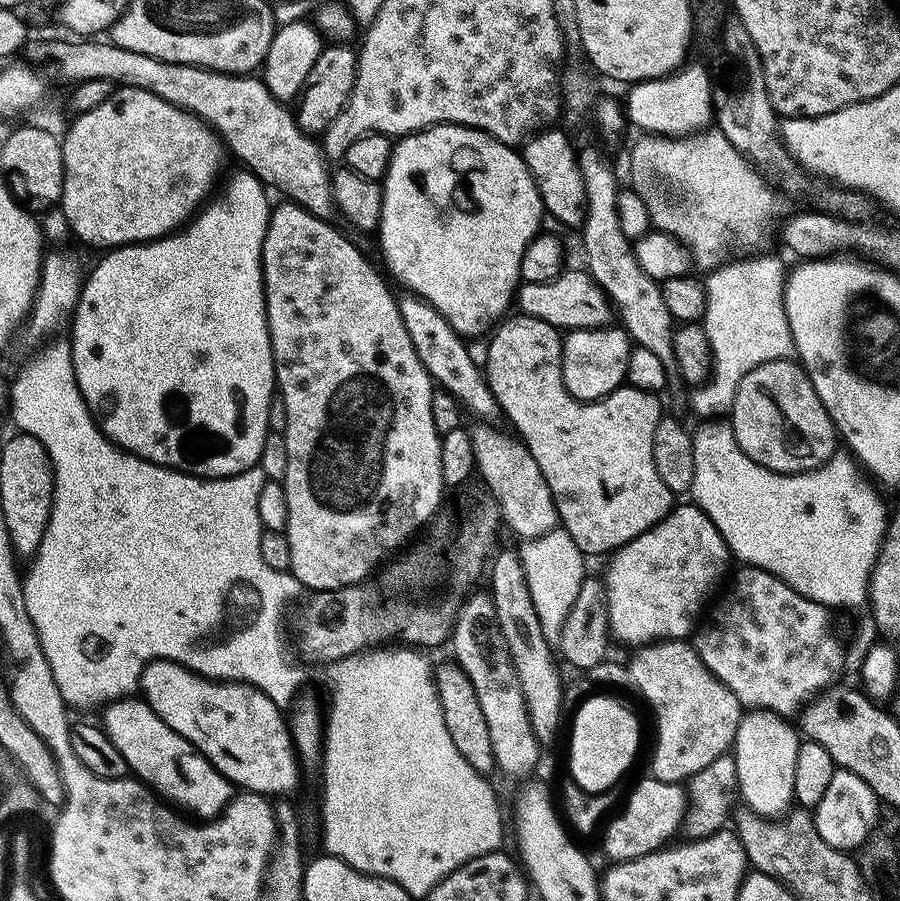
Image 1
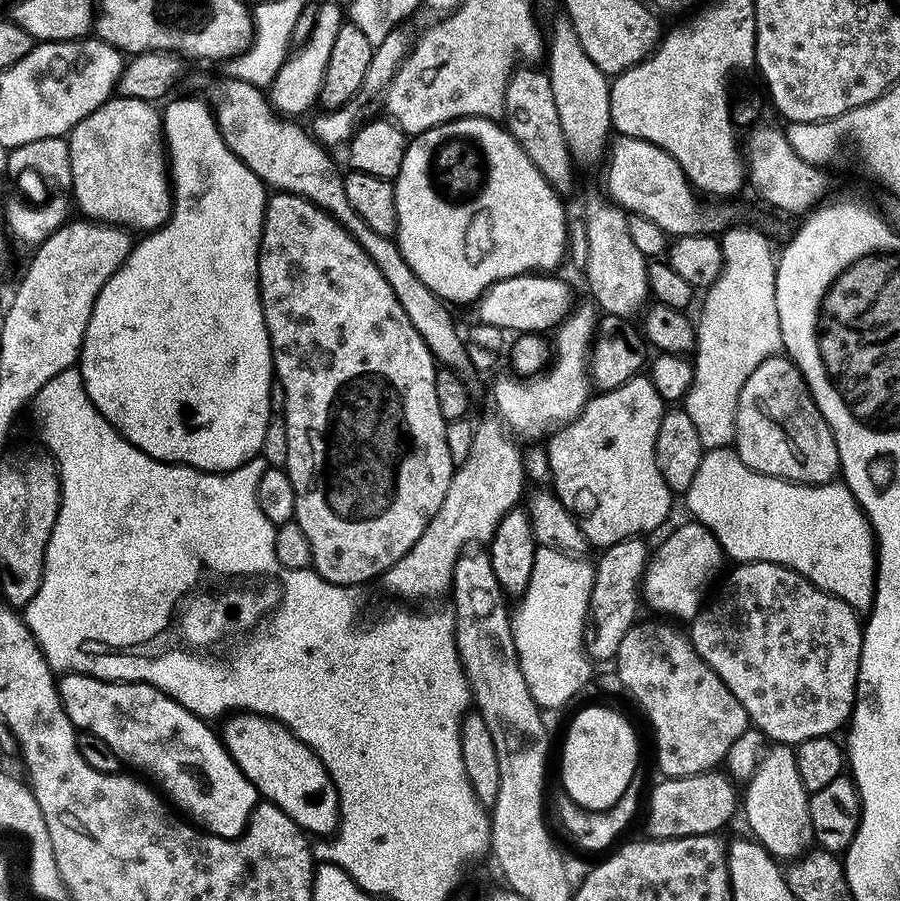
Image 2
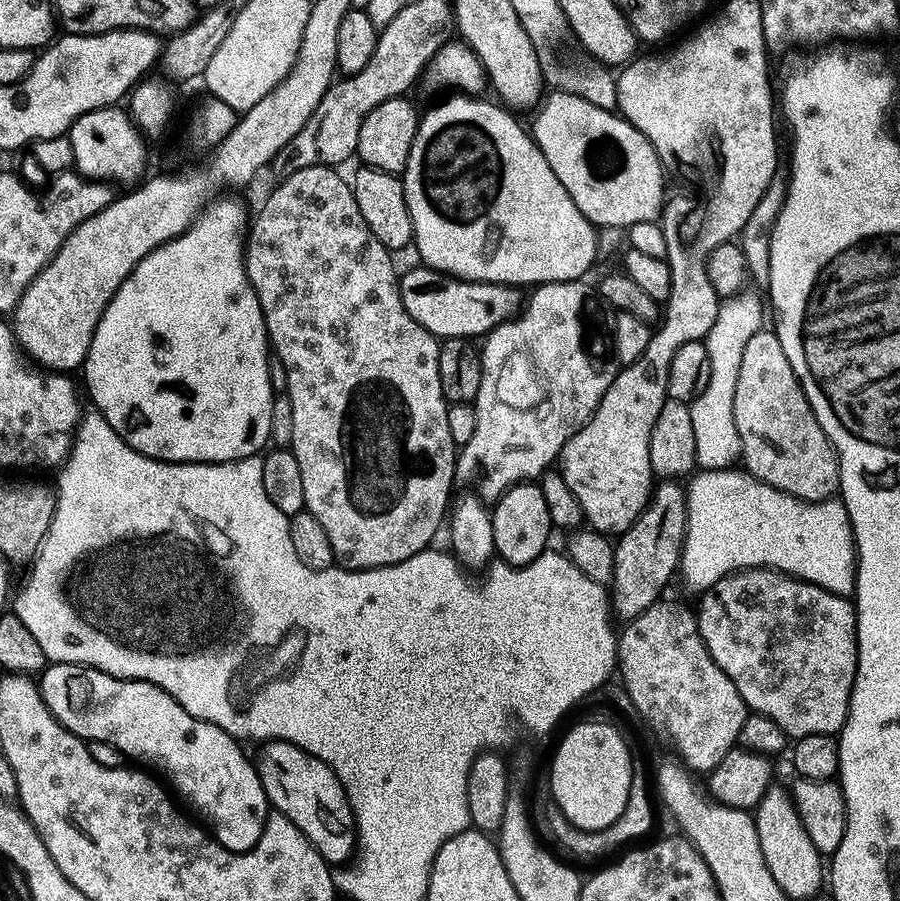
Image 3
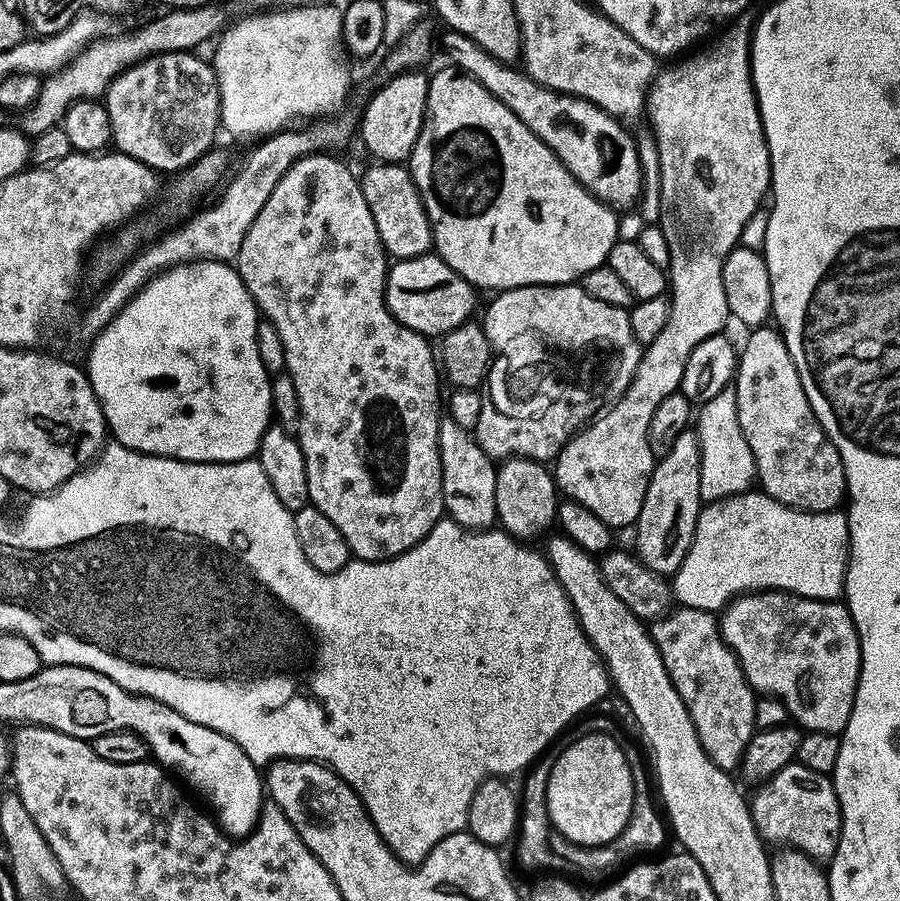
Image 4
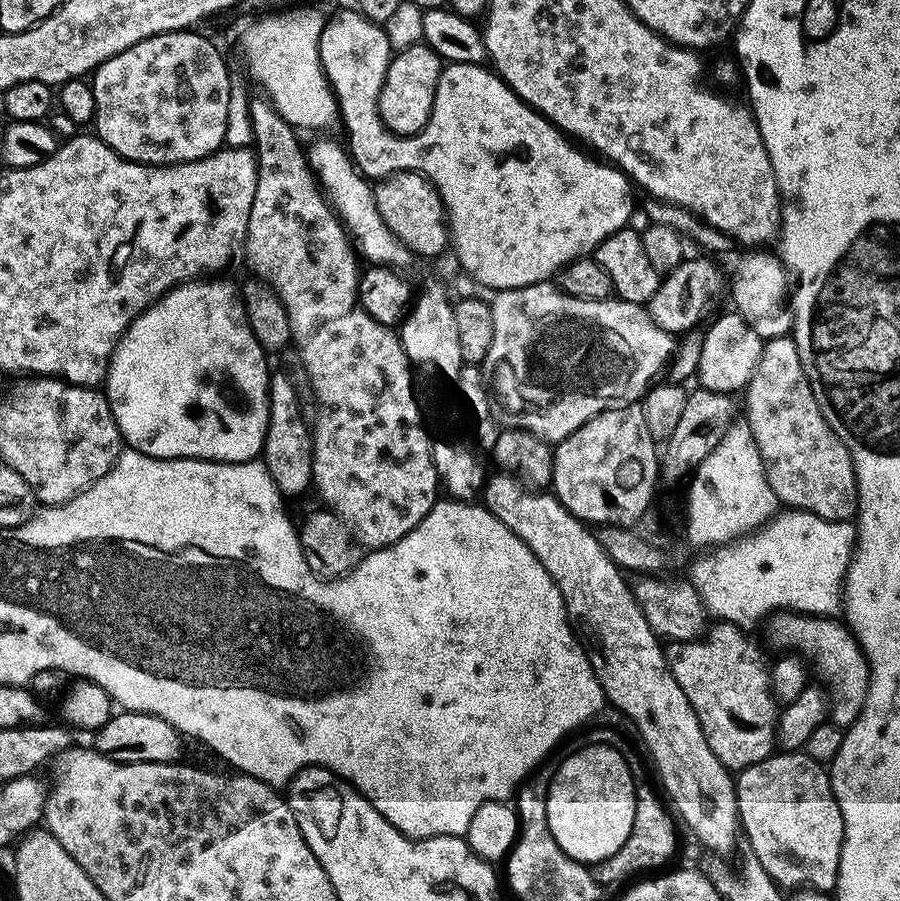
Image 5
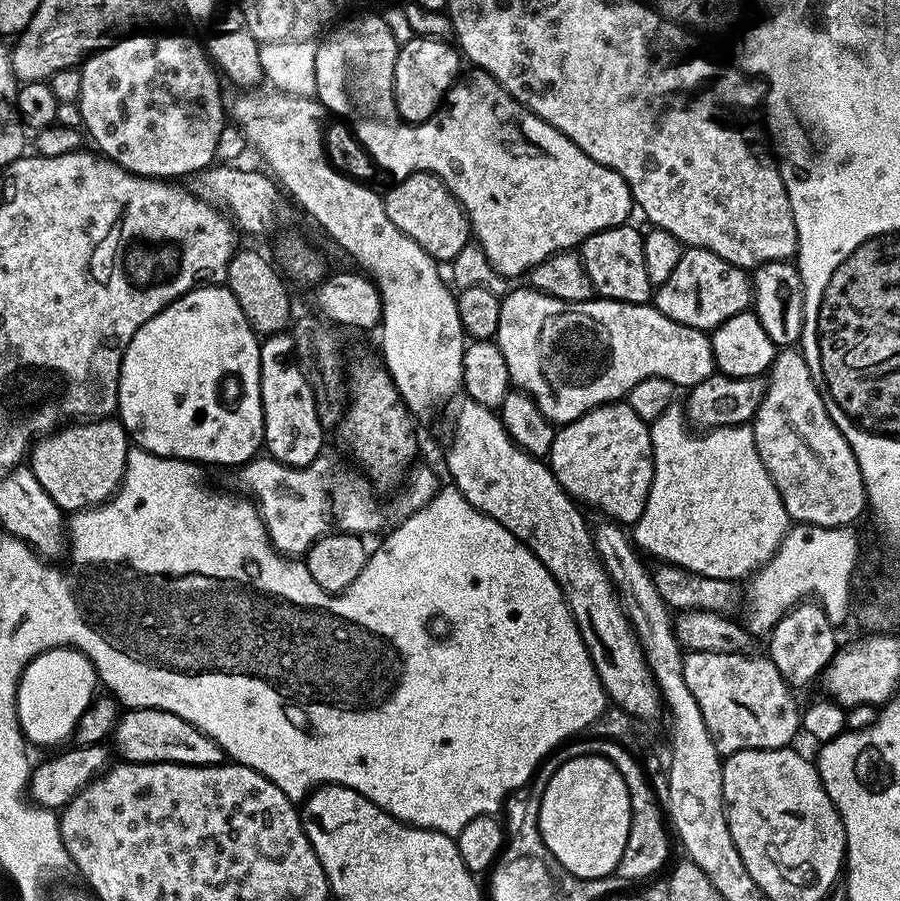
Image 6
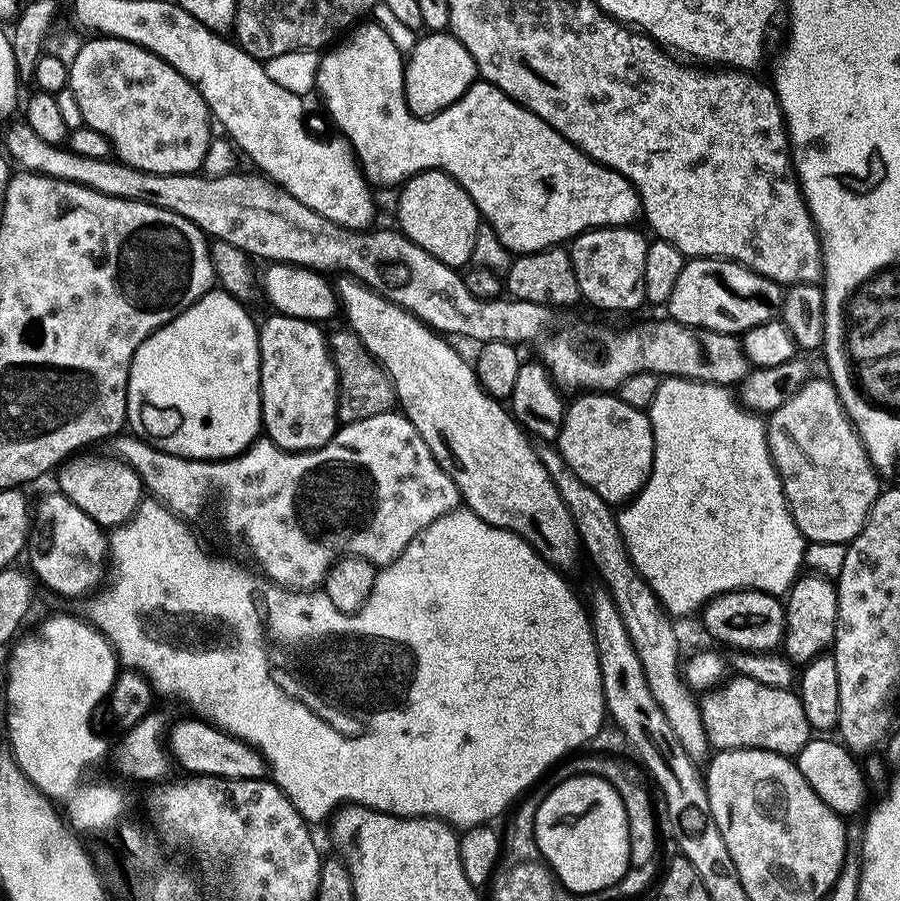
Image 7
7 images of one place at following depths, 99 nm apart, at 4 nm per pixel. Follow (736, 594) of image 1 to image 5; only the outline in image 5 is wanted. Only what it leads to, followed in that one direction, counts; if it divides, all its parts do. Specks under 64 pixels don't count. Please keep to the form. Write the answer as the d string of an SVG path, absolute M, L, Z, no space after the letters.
M781 610L773 612L767 617L768 640L780 650L791 650L799 654L810 665L811 671L825 685L832 684L830 688L830 720L838 727L847 729L858 718L858 714L864 709L866 694L868 693L868 660L864 656L864 651L860 649L860 642L856 639L855 632L847 623L831 616L809 616L807 612L794 612L791 610Z

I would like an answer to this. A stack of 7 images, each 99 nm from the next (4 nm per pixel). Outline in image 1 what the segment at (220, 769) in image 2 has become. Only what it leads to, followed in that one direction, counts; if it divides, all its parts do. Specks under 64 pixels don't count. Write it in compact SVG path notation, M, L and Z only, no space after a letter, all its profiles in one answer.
M113 700L103 705L103 712L104 733L110 738L110 742L114 742L114 746L118 746L118 750L122 750L122 758L126 758L129 773L140 783L147 784L169 805L185 813L193 812L188 814L207 822L219 816L232 801L234 785L191 742L182 738L182 734L162 722L162 718L158 718L147 700Z

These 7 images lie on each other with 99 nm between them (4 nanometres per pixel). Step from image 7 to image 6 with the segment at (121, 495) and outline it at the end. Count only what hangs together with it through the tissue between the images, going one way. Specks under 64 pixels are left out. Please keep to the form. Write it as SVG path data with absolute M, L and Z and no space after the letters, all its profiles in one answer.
M119 419L72 422L33 443L30 467L42 490L54 498L60 511L75 514L111 500L124 481L129 447L128 431Z

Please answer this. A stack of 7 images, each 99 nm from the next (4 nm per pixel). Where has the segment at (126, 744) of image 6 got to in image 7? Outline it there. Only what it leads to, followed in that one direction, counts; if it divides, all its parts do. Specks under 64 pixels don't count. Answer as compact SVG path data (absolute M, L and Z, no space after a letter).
M191 718L192 720L182 720L178 724L173 723L168 729L166 743L169 753L177 765L180 764L188 774L197 776L217 776L227 780L262 780L269 775L268 765L260 757L256 749L251 748L245 740L239 740L236 736L231 736L229 732L224 732L215 724L210 724L202 718Z

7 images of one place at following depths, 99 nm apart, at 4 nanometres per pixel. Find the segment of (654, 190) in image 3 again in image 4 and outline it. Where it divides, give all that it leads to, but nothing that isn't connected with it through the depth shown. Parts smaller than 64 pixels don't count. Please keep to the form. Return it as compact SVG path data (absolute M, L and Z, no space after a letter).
M454 30L444 32L442 48L450 58L449 63L458 68L479 82L494 98L498 98L515 116L522 118L550 150L554 150L556 157L564 163L566 170L574 174L574 178L586 191L594 193L605 204L612 205L617 210L628 208L640 196L640 152L636 149L636 140L623 128L617 117L604 112L598 106L594 106L588 100L577 96L568 96L564 92L555 92L541 84L535 84L531 78L524 75L519 67L511 63L494 58L482 47L479 47L474 40Z

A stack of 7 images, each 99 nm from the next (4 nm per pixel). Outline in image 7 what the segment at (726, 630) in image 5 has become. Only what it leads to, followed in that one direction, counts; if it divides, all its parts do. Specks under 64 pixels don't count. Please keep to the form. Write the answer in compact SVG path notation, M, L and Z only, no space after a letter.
M733 675L725 679L715 690L709 691L699 705L700 717L704 720L704 729L709 745L721 752L731 748L761 748L767 752L777 752L779 756L795 757L810 739L810 729L806 714L802 710L799 695L787 688L771 688L749 676Z

